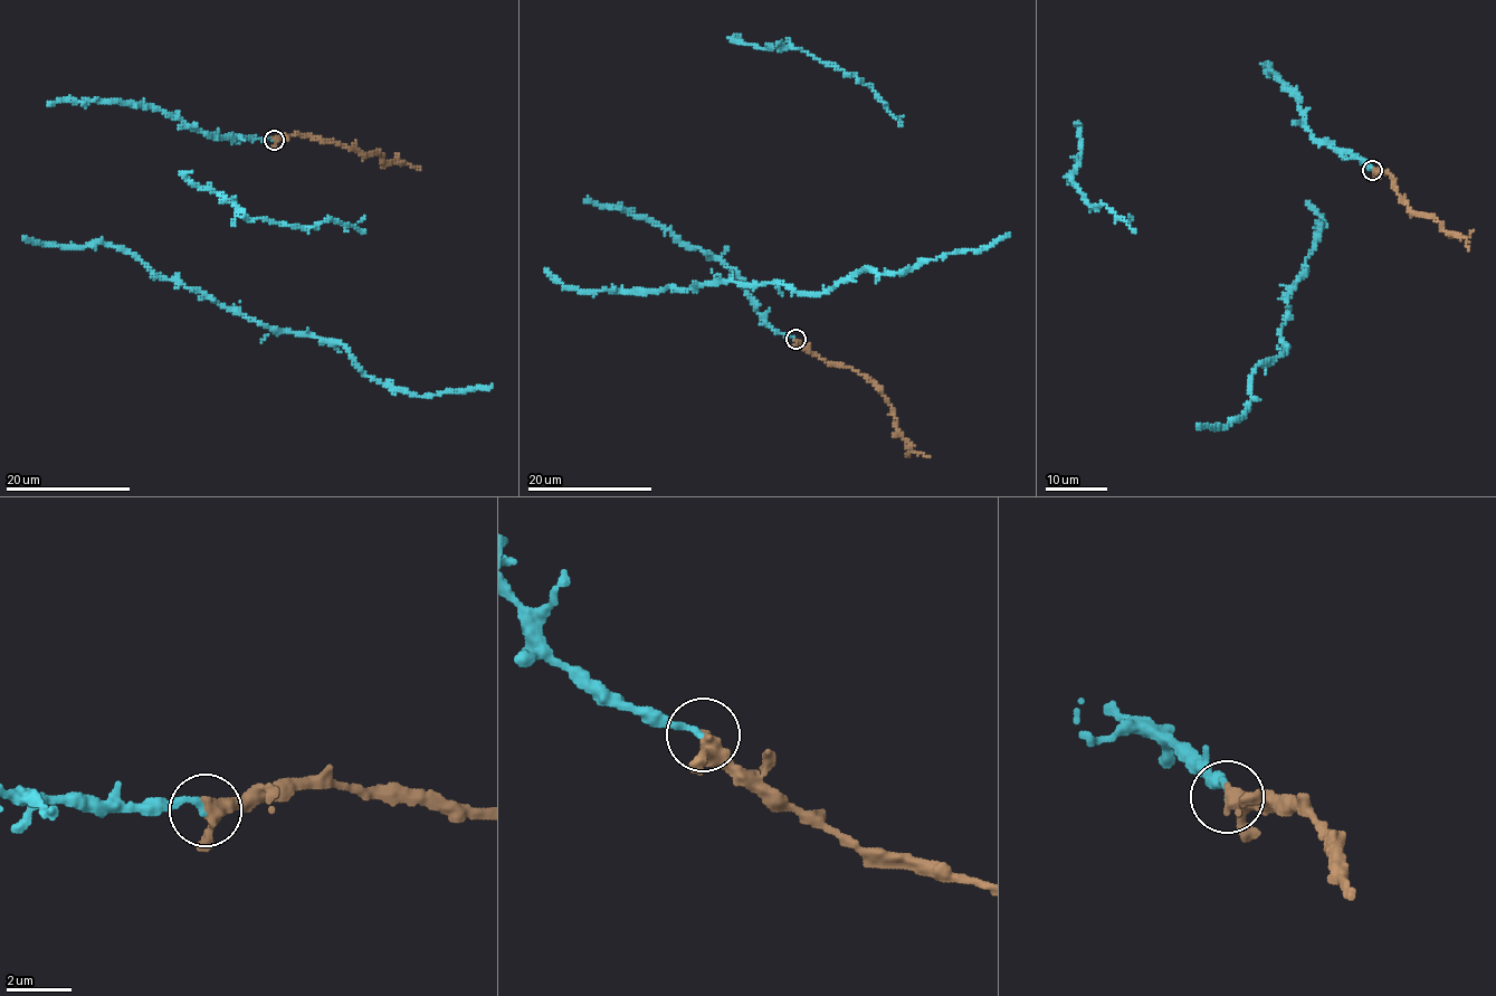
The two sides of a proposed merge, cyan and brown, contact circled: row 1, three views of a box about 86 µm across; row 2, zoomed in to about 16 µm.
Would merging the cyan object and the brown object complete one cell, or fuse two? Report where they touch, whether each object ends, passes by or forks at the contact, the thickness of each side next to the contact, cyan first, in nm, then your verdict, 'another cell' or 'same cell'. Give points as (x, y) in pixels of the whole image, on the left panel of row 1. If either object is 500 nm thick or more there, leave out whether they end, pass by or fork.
place (274, 140); cyan ends; brown passes by; calibres 240 and 360 nm; same cell

